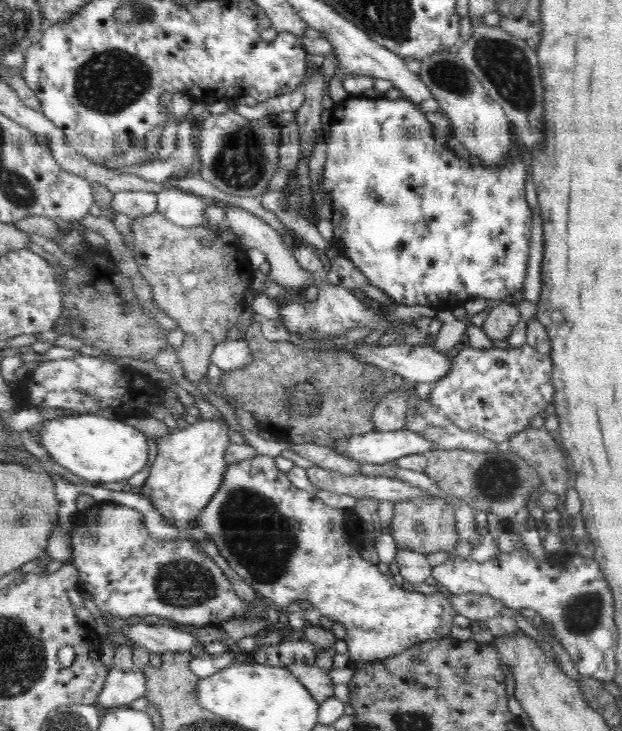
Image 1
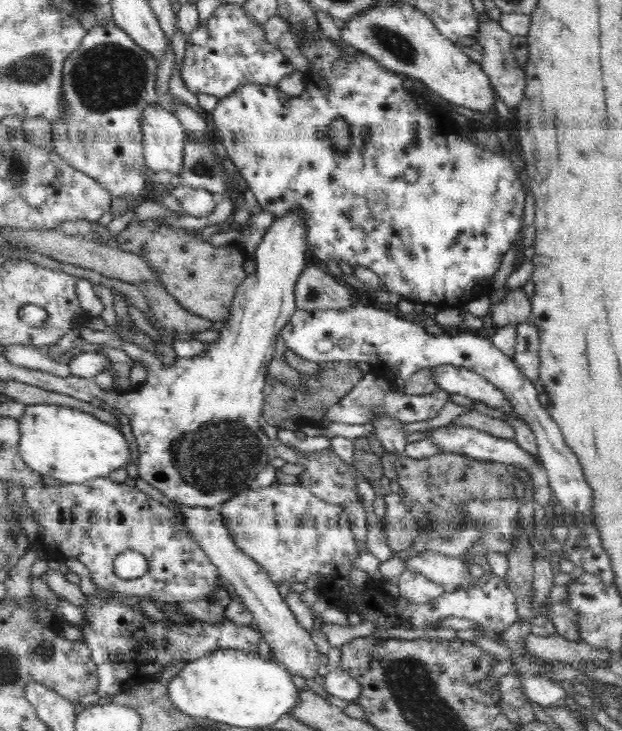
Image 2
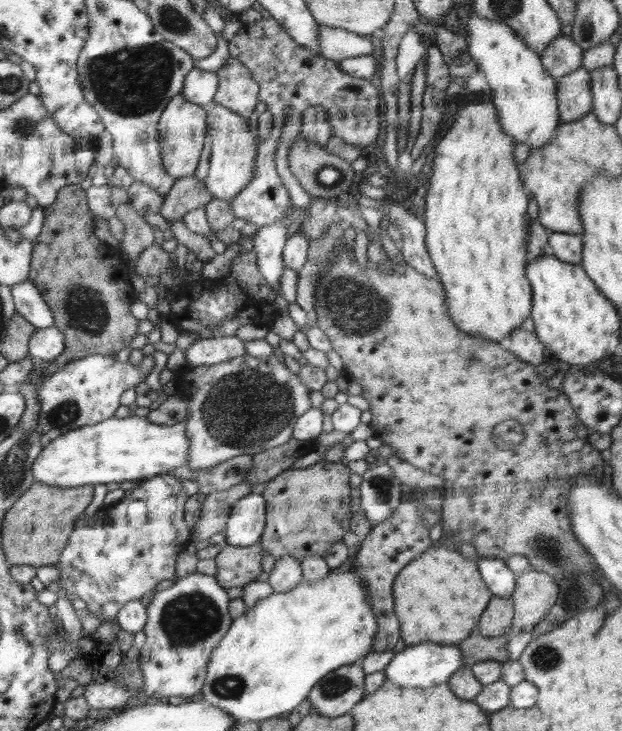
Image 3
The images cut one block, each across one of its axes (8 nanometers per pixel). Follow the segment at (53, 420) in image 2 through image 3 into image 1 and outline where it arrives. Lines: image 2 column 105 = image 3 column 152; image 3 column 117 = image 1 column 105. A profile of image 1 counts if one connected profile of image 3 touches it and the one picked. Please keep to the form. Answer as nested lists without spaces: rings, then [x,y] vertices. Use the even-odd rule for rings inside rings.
[[[80,414],[79,417],[56,418],[43,432],[44,449],[52,461],[74,475],[95,483],[120,482],[144,470],[148,464],[146,435],[124,420],[99,415]]]

